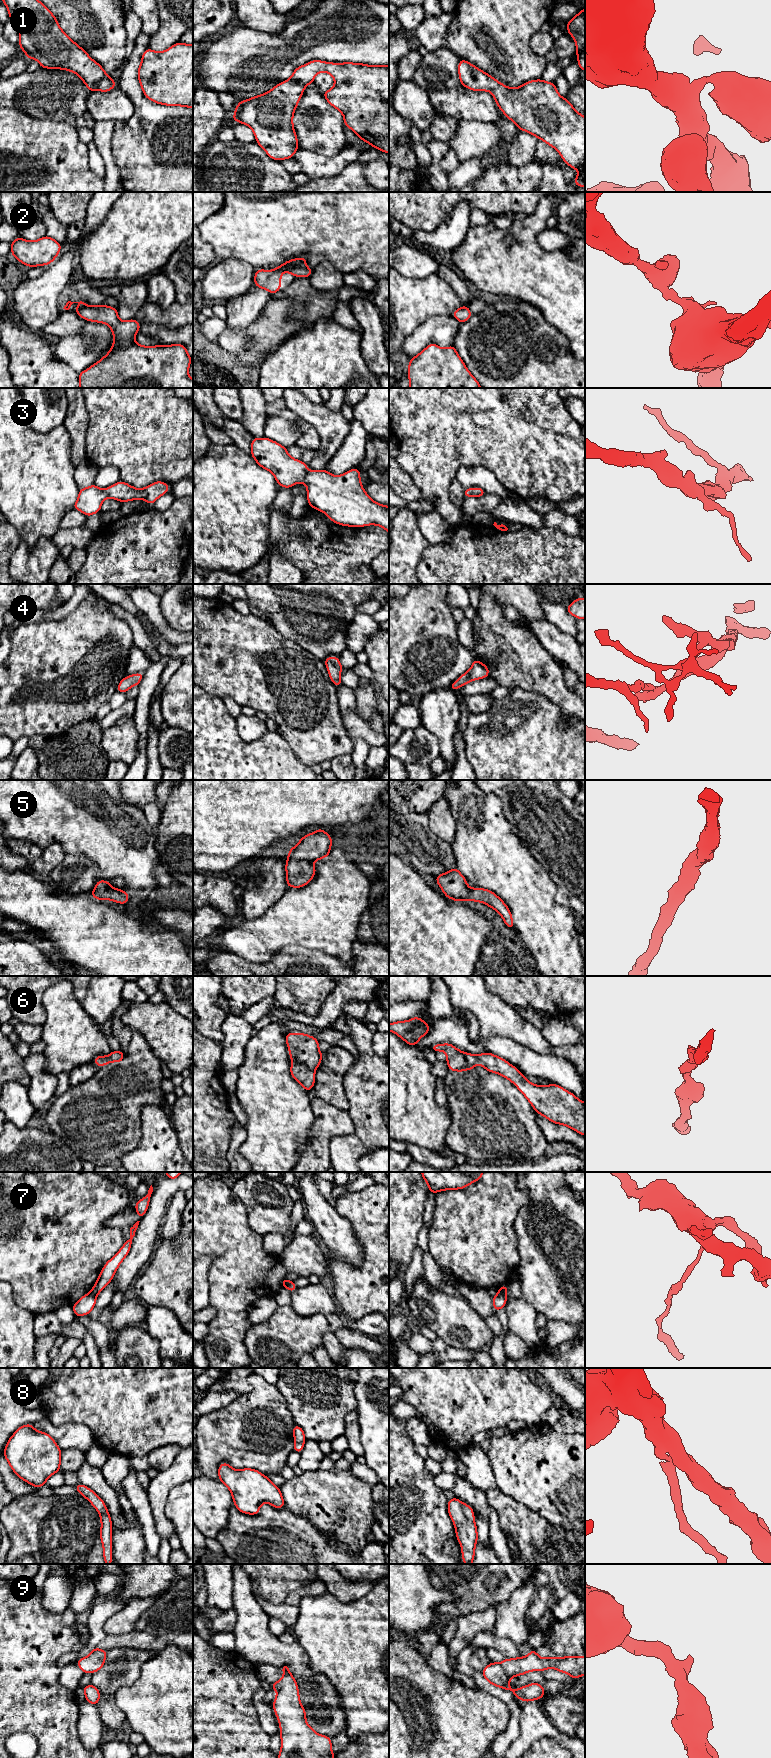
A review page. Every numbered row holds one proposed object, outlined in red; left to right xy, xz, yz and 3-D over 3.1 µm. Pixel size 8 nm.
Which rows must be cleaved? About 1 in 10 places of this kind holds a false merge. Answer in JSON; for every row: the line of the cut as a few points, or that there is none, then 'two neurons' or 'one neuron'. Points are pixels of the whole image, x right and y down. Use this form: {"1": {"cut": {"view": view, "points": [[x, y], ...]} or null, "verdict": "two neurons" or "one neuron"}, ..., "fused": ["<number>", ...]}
{"1": {"cut": null, "verdict": "one neuron"}, "2": {"cut": null, "verdict": "one neuron"}, "3": {"cut": null, "verdict": "one neuron"}, "4": {"cut": null, "verdict": "one neuron"}, "5": {"cut": null, "verdict": "one neuron"}, "6": {"cut": null, "verdict": "one neuron"}, "7": {"cut": {"view": "yz", "points": [[498, 1293], [505, 1296]]}, "verdict": "two neurons"}, "8": {"cut": null, "verdict": "one neuron"}, "9": {"cut": null, "verdict": "one neuron"}, "fused": ["7"]}

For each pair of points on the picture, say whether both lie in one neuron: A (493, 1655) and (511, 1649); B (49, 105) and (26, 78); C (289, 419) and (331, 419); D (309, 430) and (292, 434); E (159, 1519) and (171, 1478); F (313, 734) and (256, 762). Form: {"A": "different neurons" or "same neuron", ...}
{"A": "different neurons", "B": "same neuron", "C": "different neurons", "D": "different neurons", "E": "same neuron", "F": "different neurons"}

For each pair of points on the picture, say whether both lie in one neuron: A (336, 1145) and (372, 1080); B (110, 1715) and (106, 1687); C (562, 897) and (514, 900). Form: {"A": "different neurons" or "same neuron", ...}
{"A": "same neuron", "B": "same neuron", "C": "different neurons"}

